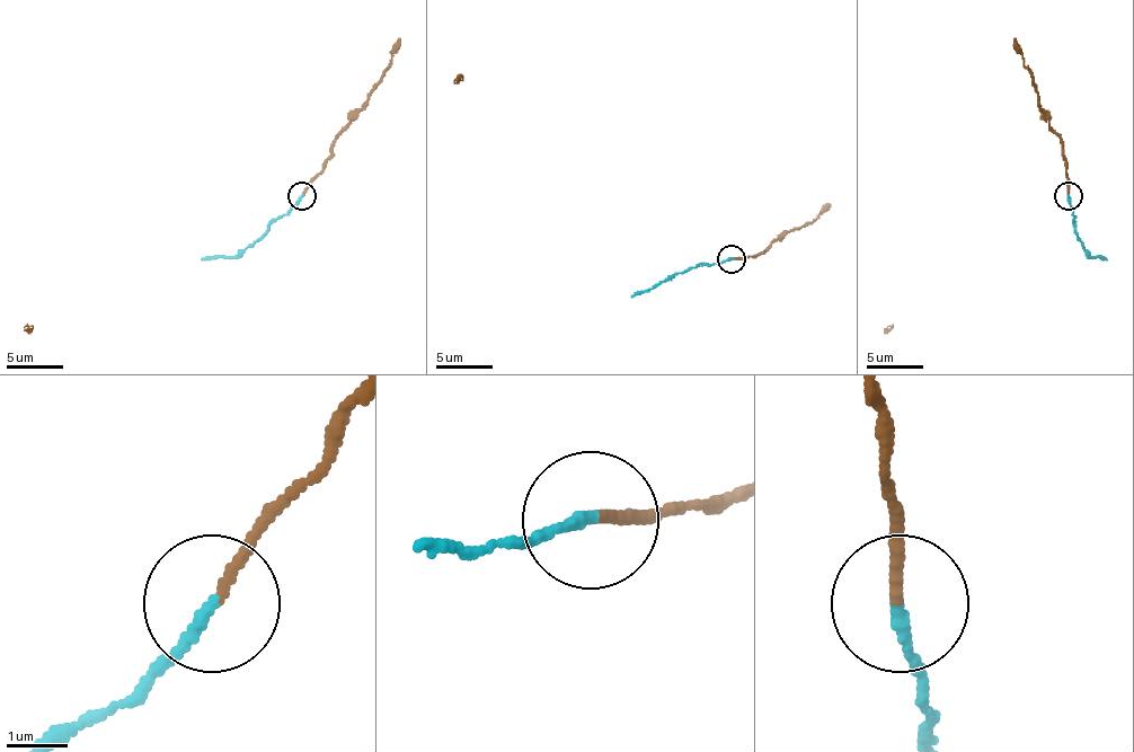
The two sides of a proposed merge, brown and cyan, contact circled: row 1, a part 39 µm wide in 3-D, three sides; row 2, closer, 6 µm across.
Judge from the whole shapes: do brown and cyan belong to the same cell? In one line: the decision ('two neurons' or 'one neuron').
one neuron

